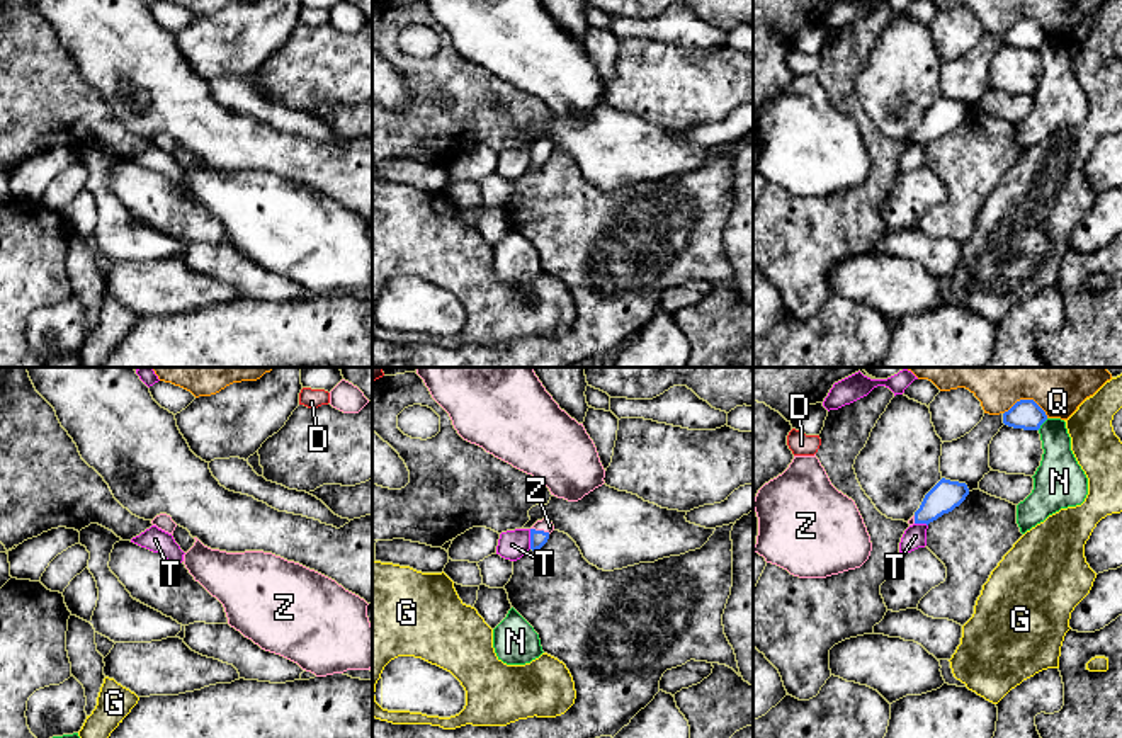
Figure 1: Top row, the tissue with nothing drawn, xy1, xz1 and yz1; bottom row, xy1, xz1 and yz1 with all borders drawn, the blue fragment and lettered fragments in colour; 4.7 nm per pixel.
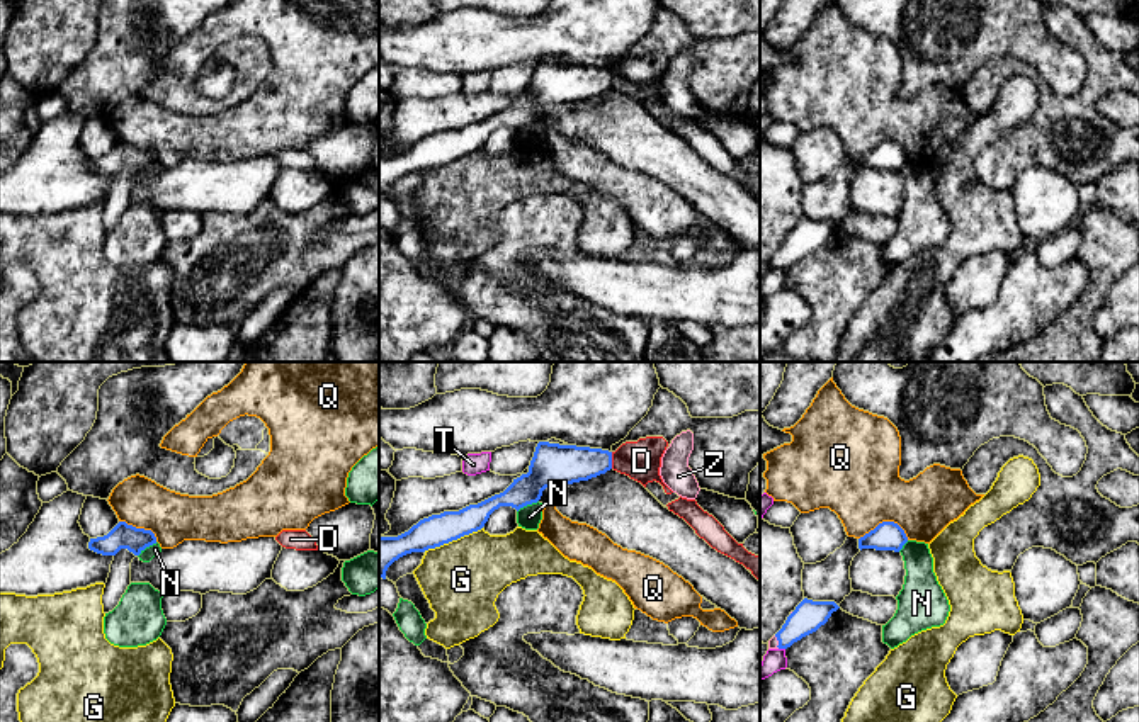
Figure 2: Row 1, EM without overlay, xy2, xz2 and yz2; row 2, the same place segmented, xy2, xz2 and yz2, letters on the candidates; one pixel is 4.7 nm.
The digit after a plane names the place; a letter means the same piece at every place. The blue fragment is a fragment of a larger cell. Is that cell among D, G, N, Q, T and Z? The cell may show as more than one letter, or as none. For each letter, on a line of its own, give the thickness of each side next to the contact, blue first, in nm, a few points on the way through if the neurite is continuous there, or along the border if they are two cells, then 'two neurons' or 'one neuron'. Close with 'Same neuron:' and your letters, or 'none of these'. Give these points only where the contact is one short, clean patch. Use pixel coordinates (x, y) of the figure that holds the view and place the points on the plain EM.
D: 190 nm thick on the blue side, 190 nm on the other; border along xz2 (611, 72), (612, 87); two neurons
G: 150 nm thick on the blue side, 380 nm on the other; border along xz2 (481, 146), (424, 170); two neurons
N: 190 nm thick on the blue side, 120 nm on the other; two neurons
Q: 140 nm thick on the blue side, 400 nm on the other; two neurons
T: 80 nm thick on the blue side, 140 nm on the other; border along xz1 (529, 148), (531, 167); two neurons
Z: 80 nm thick on the blue side, 60 nm on the other; runs through xz1 (538, 157), (541, 150), (544, 143); one neuron
Same neuron: Z

